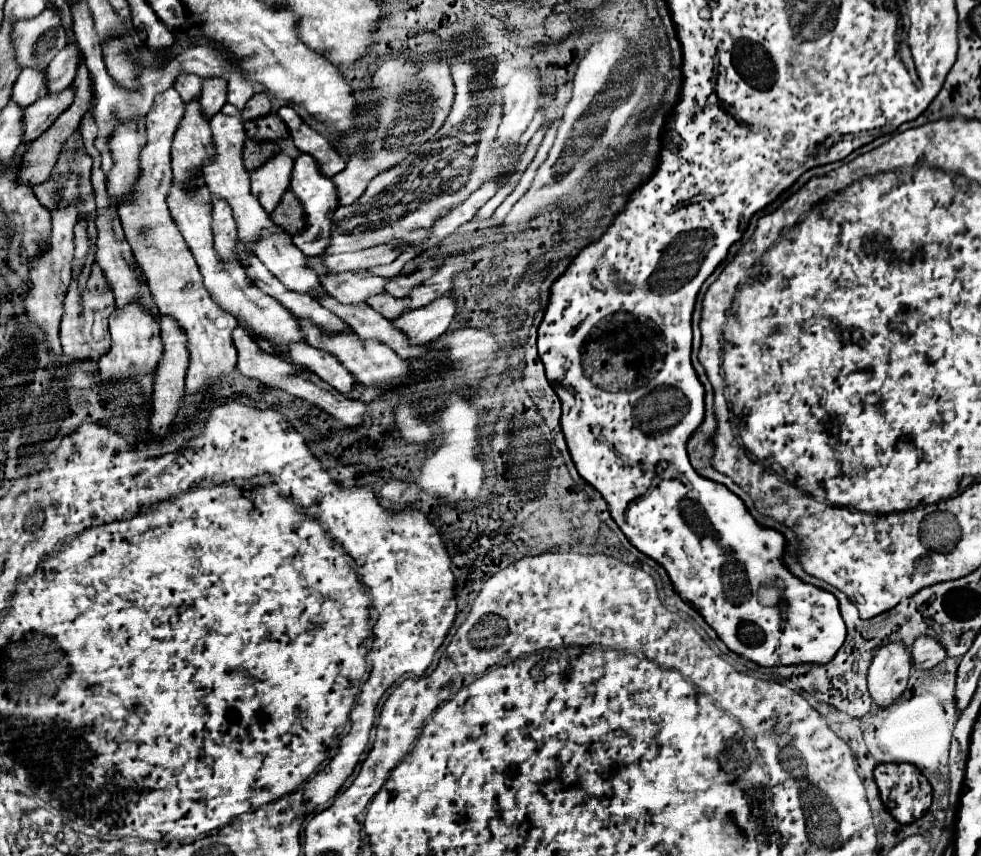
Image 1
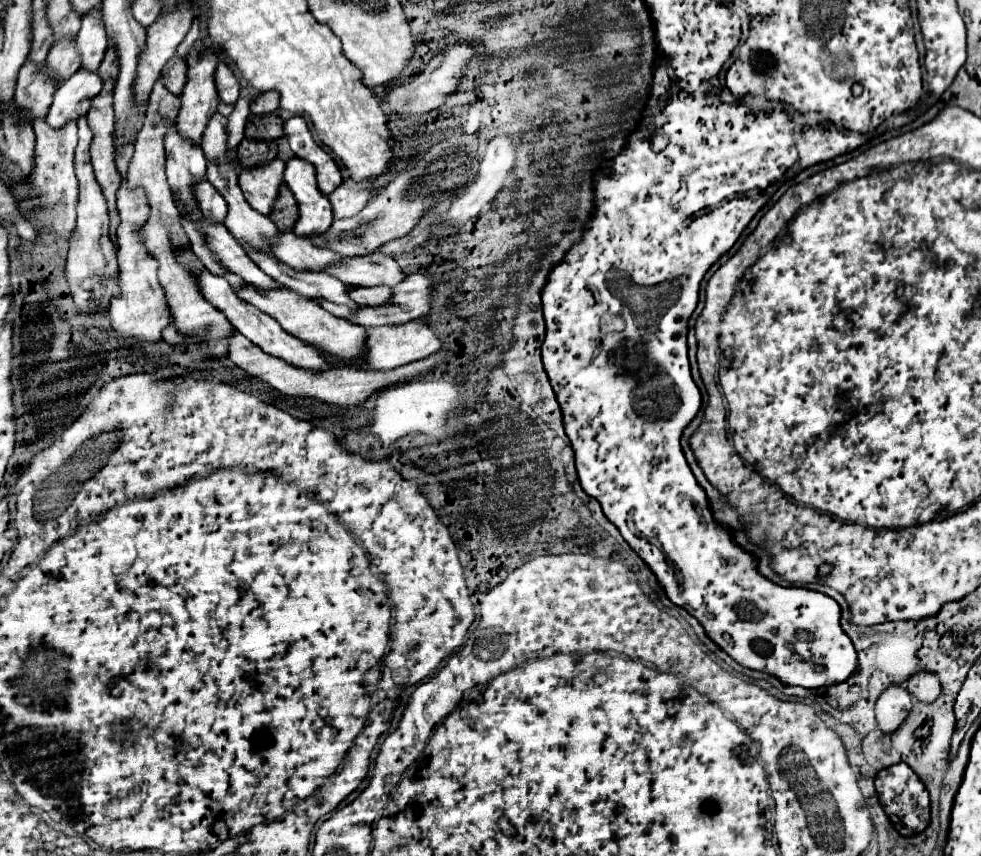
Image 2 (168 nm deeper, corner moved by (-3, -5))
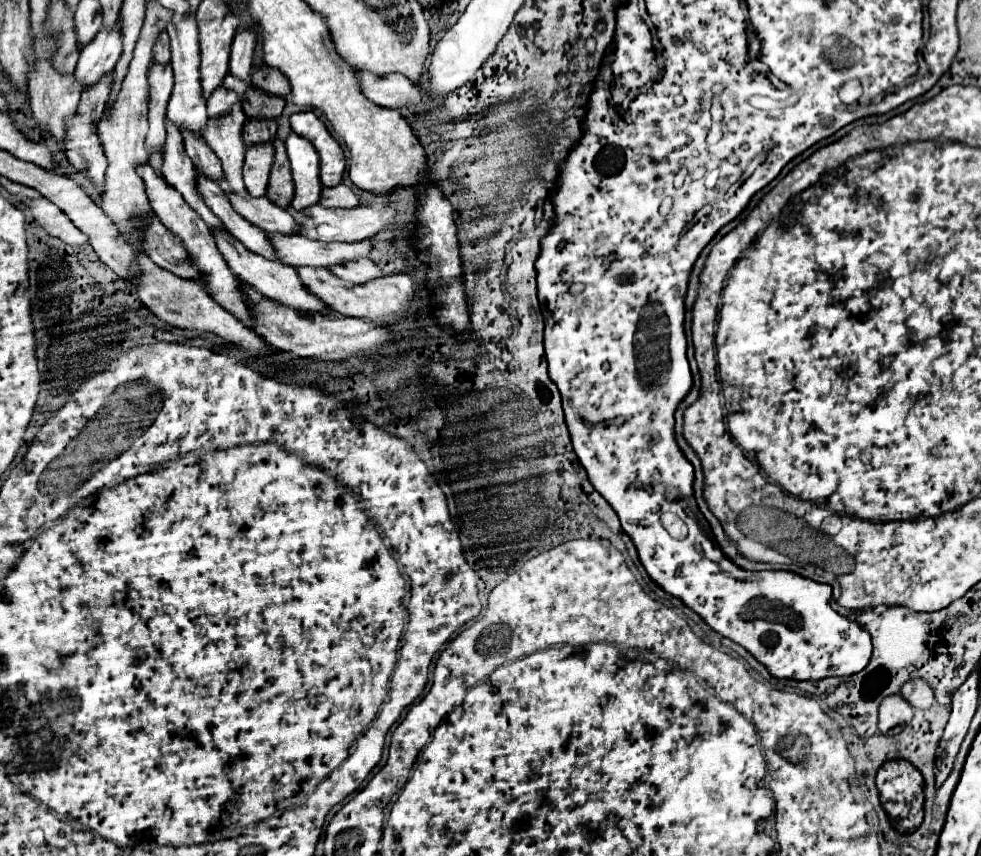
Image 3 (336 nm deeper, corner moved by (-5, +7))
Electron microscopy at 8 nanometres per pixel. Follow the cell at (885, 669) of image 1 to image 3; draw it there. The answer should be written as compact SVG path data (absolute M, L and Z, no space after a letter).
M891 694L879 706L879 732L887 734L891 728L907 724L911 716L913 716L913 706L901 694Z

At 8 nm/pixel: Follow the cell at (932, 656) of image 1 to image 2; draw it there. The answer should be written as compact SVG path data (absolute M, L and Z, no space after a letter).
M915 674L907 682L907 690L919 700L919 702L933 702L941 694L941 684L933 674Z

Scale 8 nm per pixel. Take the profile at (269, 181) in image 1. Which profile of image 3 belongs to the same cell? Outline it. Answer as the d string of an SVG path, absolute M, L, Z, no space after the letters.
M259 144L259 146L247 148L245 164L243 164L243 178L245 178L245 188L251 196L267 194L273 158L275 158L273 144Z

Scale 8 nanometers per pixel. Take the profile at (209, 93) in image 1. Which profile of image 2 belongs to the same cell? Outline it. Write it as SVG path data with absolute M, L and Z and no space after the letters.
M221 62L217 66L217 74L215 74L215 82L217 82L217 90L219 90L219 100L225 104L235 104L239 98L239 80L235 78L235 74L231 72L231 68Z

